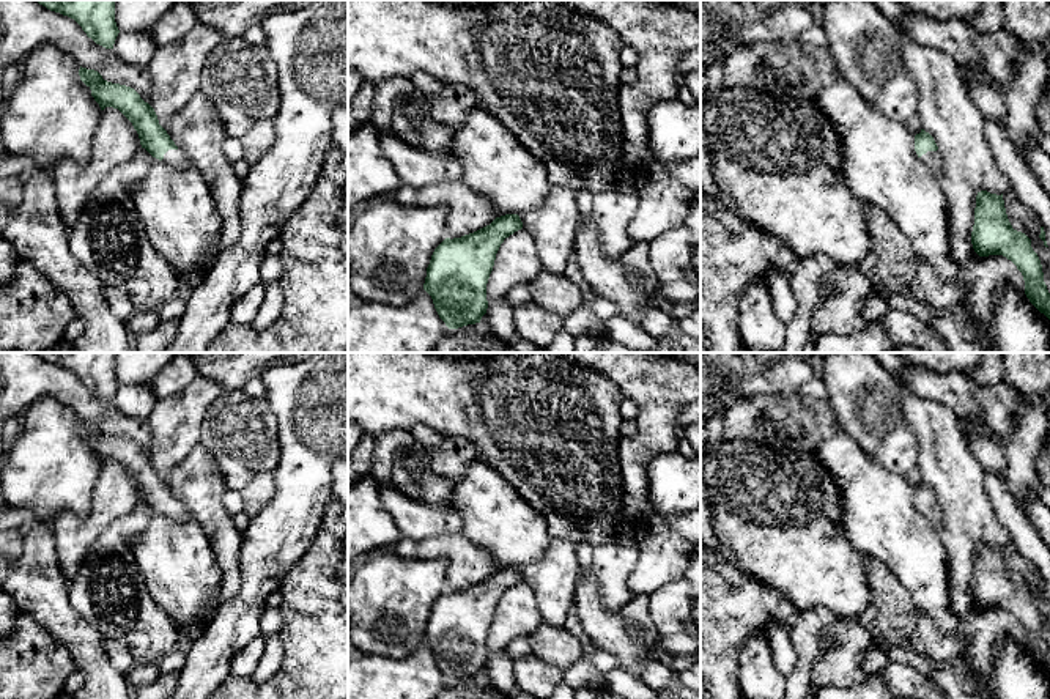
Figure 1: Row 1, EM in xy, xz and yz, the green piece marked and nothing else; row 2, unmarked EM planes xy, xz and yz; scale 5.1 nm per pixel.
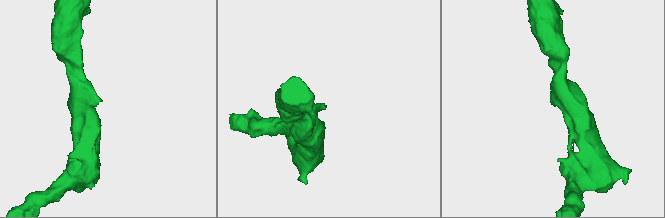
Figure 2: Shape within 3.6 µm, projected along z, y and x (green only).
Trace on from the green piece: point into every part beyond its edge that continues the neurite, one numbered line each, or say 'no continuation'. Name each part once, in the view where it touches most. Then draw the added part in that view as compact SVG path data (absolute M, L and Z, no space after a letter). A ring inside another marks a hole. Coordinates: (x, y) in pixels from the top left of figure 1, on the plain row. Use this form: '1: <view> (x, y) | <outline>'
1: xy (175, 510) | M178 501L178 502L168 502L164 507L162 512L167 518L175 520L175 521L186 521L190 518L190 515L187 513L187 510L184 509L184 505Z

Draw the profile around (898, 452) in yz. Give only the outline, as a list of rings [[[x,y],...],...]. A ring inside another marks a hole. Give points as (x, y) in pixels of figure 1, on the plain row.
[[[902,422],[885,436],[869,458],[888,472],[907,477],[907,474],[916,468],[916,457],[916,436],[911,428]]]

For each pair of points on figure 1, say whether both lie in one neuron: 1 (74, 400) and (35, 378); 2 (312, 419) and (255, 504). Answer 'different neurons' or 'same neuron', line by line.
1: same neuron
2: different neurons

